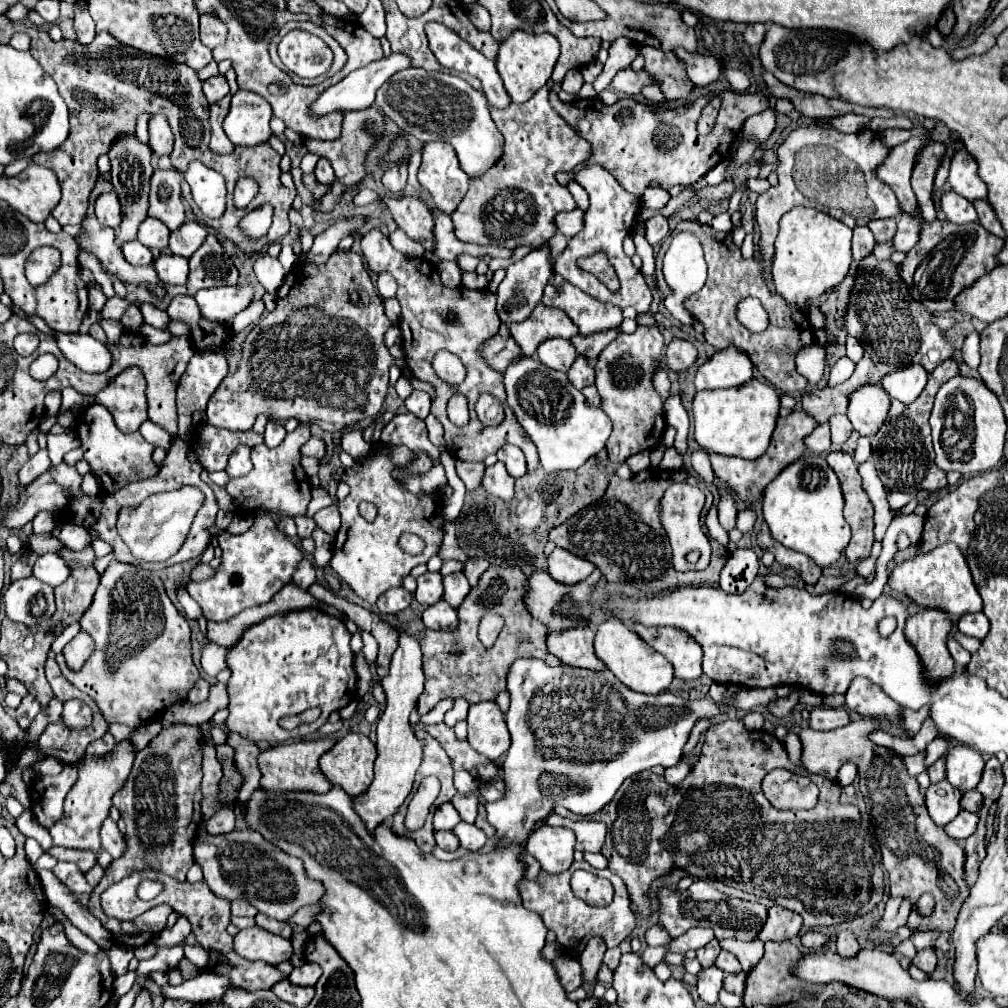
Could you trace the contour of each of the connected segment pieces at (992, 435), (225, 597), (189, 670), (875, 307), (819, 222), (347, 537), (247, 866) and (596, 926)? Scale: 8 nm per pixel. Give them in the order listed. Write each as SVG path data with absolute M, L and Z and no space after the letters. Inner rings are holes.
M955 376L945 382L937 396L931 412L931 430L935 444L935 464L945 472L959 474L983 474L999 464L1005 448L1007 422L999 398L981 382L969 376ZM953 442L953 446L947 446Z
M257 516L251 530L245 534L233 536L223 532L219 536L219 546L223 548L223 560L215 574L207 580L187 584L187 592L201 606L203 616L213 622L229 620L245 608L269 602L273 594L291 582L291 576L303 558L303 552L293 542L287 542L287 536L277 530L269 516Z
M111 560L111 564L101 576L101 584L97 588L91 608L79 622L81 628L95 640L93 656L83 664L79 672L67 668L63 654L57 654L57 664L61 666L65 678L73 686L77 686L81 692L89 694L97 702L99 710L111 724L119 722L135 730L137 726L155 720L171 704L185 700L189 690L199 680L199 670L191 658L191 628L187 620L177 612L169 596L165 594L161 580L159 578L133 580L133 576L127 576L129 570L131 564Z
M873 254L859 262L843 326L849 334L859 338L865 354L847 382L839 384L837 388L827 386L823 390L811 390L803 394L803 410L815 416L819 424L823 424L833 414L845 414L849 396L857 388L865 384L879 384L885 374L911 364L919 364L931 374L937 364L953 356L953 344L949 344L945 332L931 322L933 314L929 314L927 308L923 308L923 304L919 304L919 300L907 292L907 284L903 284L899 268L901 264L877 260Z
M793 208L781 218L781 230L775 240L775 258L773 258L773 280L777 294L781 294L785 300L789 300L797 308L805 308L805 300L819 298L825 290L837 286L851 264L851 228L847 228L843 222L831 218L825 212L819 212L815 208Z
M373 450L367 456L363 456L353 470L341 470L337 474L339 480L345 480L351 486L349 496L339 502L341 512L341 530L335 536L333 546L333 558L331 568L333 572L351 586L351 590L367 600L369 604L375 604L379 594L383 594L389 588L395 588L401 584L401 578L411 572L417 564L427 564L427 560L437 552L441 540L443 540L443 500L439 500L439 494L411 494L407 492L399 482L393 480L391 470L393 462L387 454ZM361 502L373 502L379 510L379 516L375 518L375 524L369 524L361 518L357 506ZM401 534L417 534L425 542L425 550L417 556L407 554L399 546Z
M205 830L195 840L195 862L201 864L209 888L227 900L247 900L269 918L287 922L299 908L317 904L323 898L323 884L305 874L299 858L283 854L281 848L267 842L259 832L241 830L225 836L209 836Z
M585 860L583 862L573 862L569 870L561 872L561 874L547 874L547 872L541 872L537 876L537 880L521 880L519 882L519 894L521 894L521 900L523 900L523 906L531 912L537 912L545 926L549 930L553 930L557 934L557 942L563 946L565 952L569 952L573 958L577 958L579 950L575 950L577 944L583 944L595 936L603 938L607 948L615 948L619 946L629 934L631 930L635 928L635 914L631 912L631 900L629 900L629 892L627 892L627 886L625 882L617 876L617 874L611 874L607 868L605 870L597 870L593 868L591 864L587 864ZM575 870L587 870L587 872L593 872L595 876L601 876L601 878L607 878L613 888L615 888L615 896L613 896L613 902L609 906L589 906L587 902L579 900L573 892L571 892L571 886L569 886L569 880L571 880L571 874Z

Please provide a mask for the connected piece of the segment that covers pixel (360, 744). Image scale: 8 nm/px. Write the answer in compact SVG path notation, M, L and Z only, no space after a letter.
M347 734L319 760L319 768L331 784L339 784L347 794L359 796L373 780L375 744L363 734Z

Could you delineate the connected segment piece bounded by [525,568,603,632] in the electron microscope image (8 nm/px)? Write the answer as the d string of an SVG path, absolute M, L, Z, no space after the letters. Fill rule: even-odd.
M597 568L587 580L575 584L575 586L565 586L565 584L559 584L555 582L547 572L533 572L529 576L529 594L525 598L531 614L539 620L543 620L547 624L547 630L549 632L561 632L565 628L573 628L573 626L579 626L583 622L589 620L591 616L591 604L589 604L589 594L593 590L593 586L597 584L597 580L601 578L601 570Z

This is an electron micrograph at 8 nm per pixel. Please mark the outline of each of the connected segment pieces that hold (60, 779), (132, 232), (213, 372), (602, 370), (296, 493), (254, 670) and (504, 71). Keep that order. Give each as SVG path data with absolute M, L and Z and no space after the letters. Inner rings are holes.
M65 764L55 778L39 778L33 786L33 814L37 822L51 828L63 814L63 800L77 780L77 764Z
M123 136L109 150L109 158L111 158L111 166L113 166L111 168L111 182L113 182L113 188L119 196L121 212L123 212L123 220L121 220L119 228L115 230L117 244L121 246L121 244L137 238L137 228L147 218L149 180L151 180L151 174L153 174L153 166L151 166L153 152L147 144L141 144L135 136Z
M195 352L185 374L179 380L177 412L179 412L179 438L193 440L191 422L193 414L205 410L211 394L227 376L227 360L221 352Z
M639 326L633 334L619 332L617 338L599 354L595 364L595 386L601 394L601 408L613 420L613 432L607 440L607 452L611 462L625 462L629 456L651 450L661 444L665 432L663 420L663 398L651 384L651 376L655 370L663 366L663 334L655 326Z
M299 424L293 432L286 434L281 446L277 448L269 448L265 444L255 446L253 448L253 470L243 478L231 478L227 484L227 492L233 498L255 496L255 506L263 506L267 510L273 510L285 516L305 514L309 500L311 500L311 484L309 484L309 476L299 464L299 458L301 458L301 446L309 440L309 436L311 436L309 424Z
M303 608L291 610L283 614L275 614L265 618L259 624L249 626L237 644L227 650L227 668L231 670L231 678L227 684L229 692L229 718L227 728L231 732L241 734L247 740L259 742L267 740L271 744L281 744L297 736L307 736L323 726L331 712L345 708L357 694L357 674L353 670L353 652L349 648L351 634L343 620L329 616L319 608ZM309 708L319 708L321 716L313 724L301 724L295 730L283 730L279 726L279 718L297 716Z
M523 30L513 32L499 48L499 56L495 60L497 72L503 78L505 90L515 104L527 102L545 82L551 78L553 66L559 58L559 42L551 34L527 34Z

